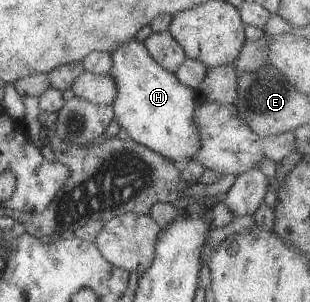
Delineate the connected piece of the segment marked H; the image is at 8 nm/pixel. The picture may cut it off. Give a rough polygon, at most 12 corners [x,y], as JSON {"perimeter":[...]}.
{"perimeter":[[135,38],[111,52],[115,119],[185,166],[200,150],[195,89]]}

